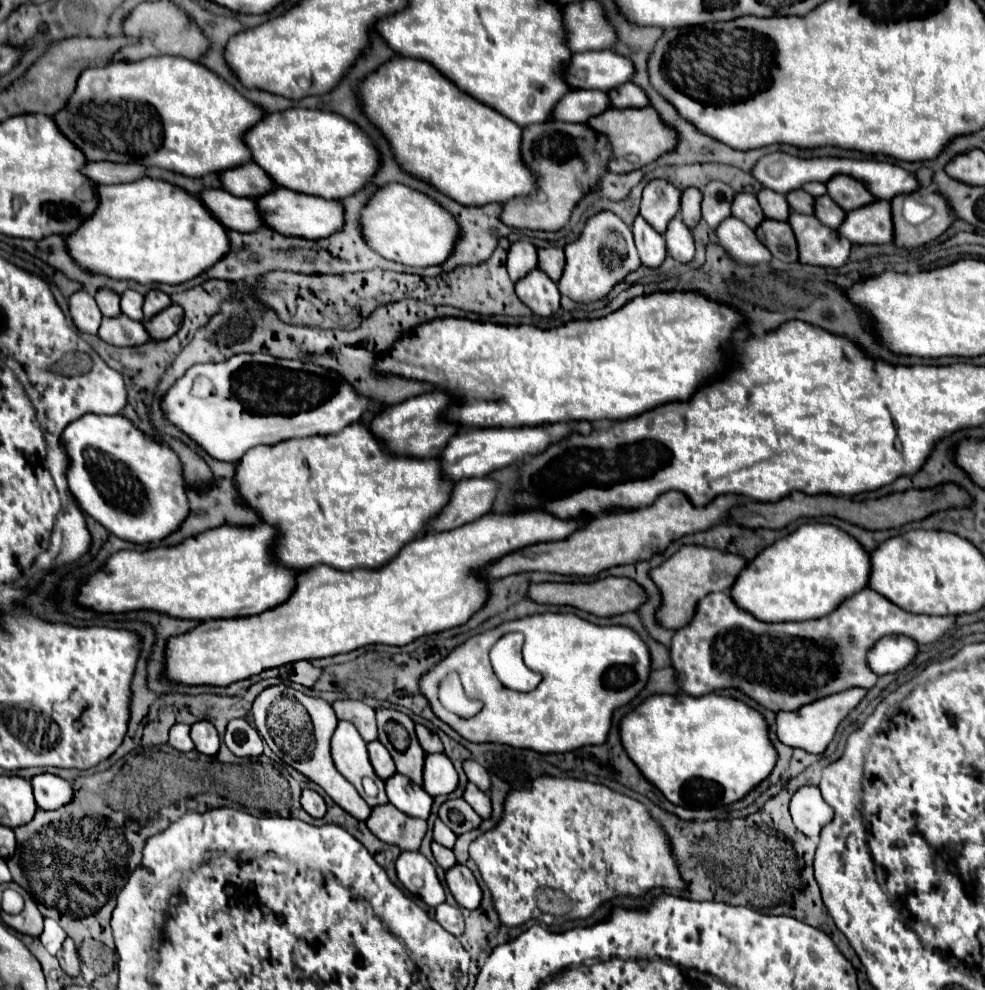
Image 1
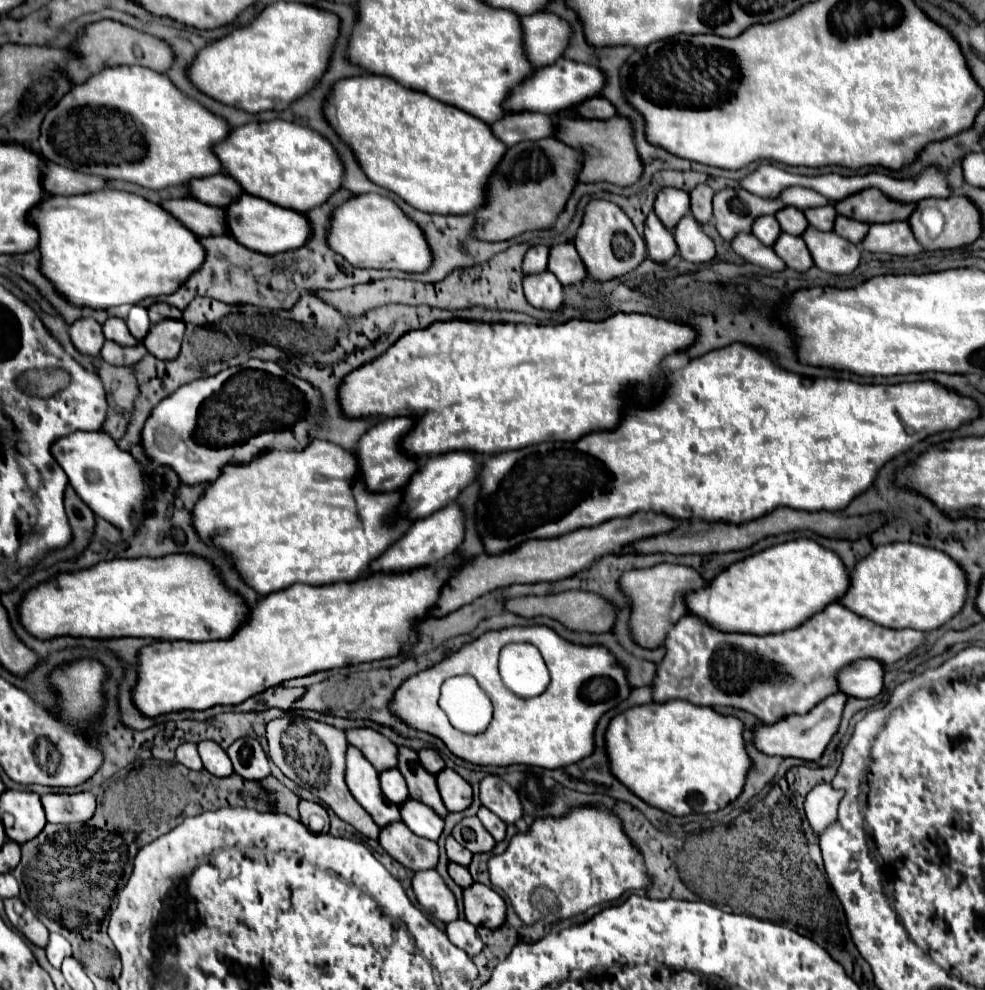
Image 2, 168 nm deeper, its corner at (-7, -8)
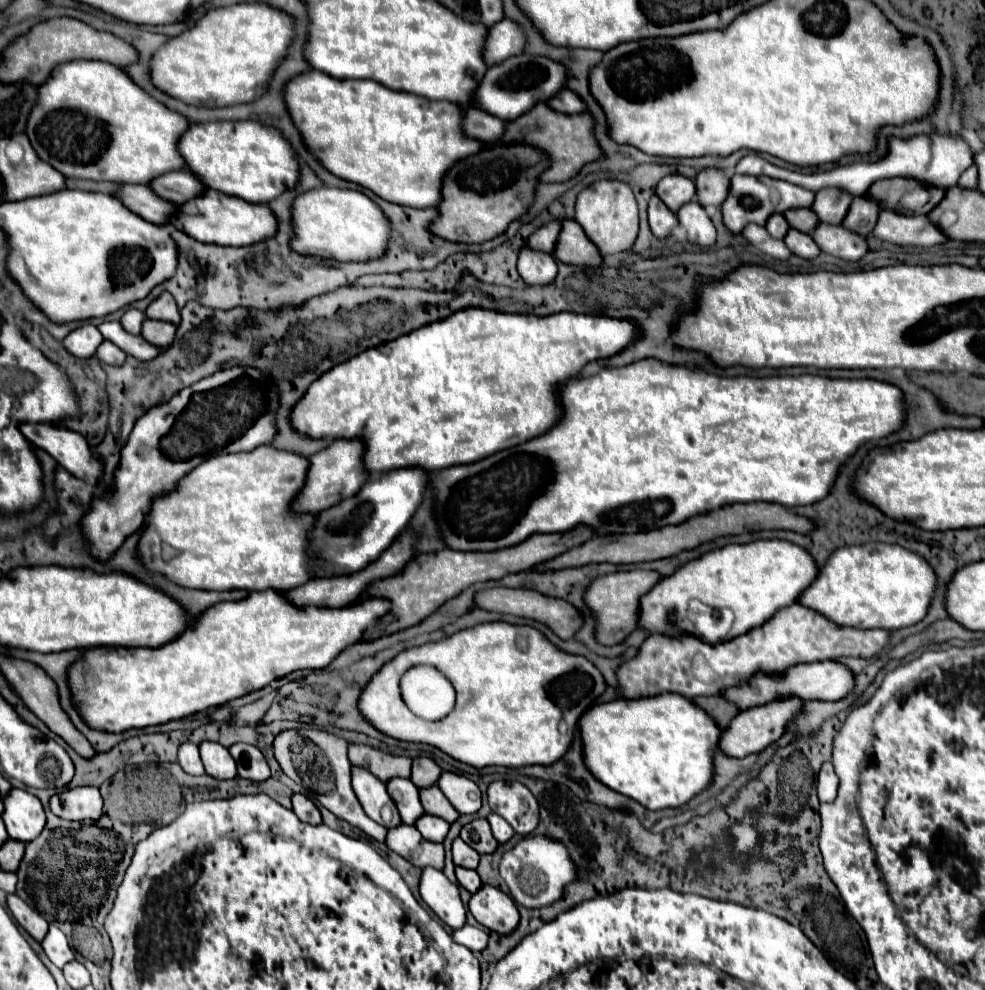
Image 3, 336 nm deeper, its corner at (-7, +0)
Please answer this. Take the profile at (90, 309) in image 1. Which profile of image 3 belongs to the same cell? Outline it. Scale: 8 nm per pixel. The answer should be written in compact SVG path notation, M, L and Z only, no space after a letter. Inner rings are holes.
M87 324L87 326L81 326L81 328L73 330L73 332L63 340L63 346L65 346L67 352L71 352L73 356L87 358L87 356L93 356L93 354L95 354L95 350L99 348L101 342L103 342L101 332L99 332L93 324Z

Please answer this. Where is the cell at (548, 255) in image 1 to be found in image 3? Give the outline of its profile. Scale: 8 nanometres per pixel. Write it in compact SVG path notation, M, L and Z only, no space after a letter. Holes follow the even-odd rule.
M565 220L553 256L575 266L599 266L603 256L575 220Z

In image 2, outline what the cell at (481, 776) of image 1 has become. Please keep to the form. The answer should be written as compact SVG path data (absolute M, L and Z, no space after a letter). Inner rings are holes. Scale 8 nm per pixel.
M489 774L481 780L479 798L481 798L483 806L487 806L491 812L495 812L507 824L517 822L523 814L517 792L495 774Z

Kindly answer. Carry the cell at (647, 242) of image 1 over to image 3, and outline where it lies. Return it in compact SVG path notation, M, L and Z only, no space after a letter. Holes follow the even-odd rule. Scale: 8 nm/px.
M653 196L649 202L649 224L657 238L665 238L671 234L671 228L677 224L677 214L671 212L659 196Z

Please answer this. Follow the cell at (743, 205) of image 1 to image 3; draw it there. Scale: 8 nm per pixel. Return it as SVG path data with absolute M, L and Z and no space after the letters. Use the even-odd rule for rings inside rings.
M775 214L775 216L771 216L769 220L767 220L767 232L771 234L771 236L775 236L775 238L785 238L785 234L787 234L787 230L789 230L789 224L787 224L787 220L781 216L781 214Z

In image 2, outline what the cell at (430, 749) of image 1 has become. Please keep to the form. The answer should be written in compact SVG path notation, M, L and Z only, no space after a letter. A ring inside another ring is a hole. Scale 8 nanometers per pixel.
M421 748L419 750L419 762L427 768L427 772L431 772L431 774L437 774L437 772L441 772L443 768L445 768L445 762L443 762L443 758L437 754L437 750L433 750L433 748Z

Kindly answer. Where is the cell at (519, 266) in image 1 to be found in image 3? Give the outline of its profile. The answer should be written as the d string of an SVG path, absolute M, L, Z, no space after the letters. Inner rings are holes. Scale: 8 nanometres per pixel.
M551 220L551 222L543 224L541 228L537 228L537 230L529 236L527 246L551 254L551 252L555 250L555 244L557 244L559 232L561 232L561 220Z

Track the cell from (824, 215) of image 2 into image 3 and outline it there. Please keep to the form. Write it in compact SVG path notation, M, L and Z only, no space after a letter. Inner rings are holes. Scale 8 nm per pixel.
M823 188L815 194L815 202L811 210L819 216L821 222L827 224L841 224L843 218L847 216L847 210L851 206L853 196L837 190L837 188Z

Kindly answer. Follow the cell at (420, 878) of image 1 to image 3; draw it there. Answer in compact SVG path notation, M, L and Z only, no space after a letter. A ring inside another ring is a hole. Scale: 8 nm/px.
M425 868L421 876L421 898L425 904L453 930L459 930L467 922L465 906L459 898L459 888L447 880L441 870Z

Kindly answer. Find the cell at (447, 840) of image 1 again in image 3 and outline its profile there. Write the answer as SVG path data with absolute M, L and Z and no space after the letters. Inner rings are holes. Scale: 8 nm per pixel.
M455 838L455 842L453 842L453 862L455 862L455 866L475 870L477 864L479 864L479 854L473 848L469 848L461 838Z

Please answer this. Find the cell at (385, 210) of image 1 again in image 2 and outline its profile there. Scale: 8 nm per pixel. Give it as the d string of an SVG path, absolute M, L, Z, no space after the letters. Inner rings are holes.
M359 194L347 200L343 206L339 206L331 220L329 244L335 252L345 256L357 268L395 268L403 272L427 272L433 260L431 246L427 244L427 238L423 236L423 230L419 228L419 224L407 218L405 212L391 198L381 194Z

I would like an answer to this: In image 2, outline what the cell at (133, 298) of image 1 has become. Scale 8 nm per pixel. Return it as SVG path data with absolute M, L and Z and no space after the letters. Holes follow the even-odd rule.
M135 304L127 316L127 326L129 326L129 332L137 338L137 340L143 340L143 336L149 332L151 328L151 322L149 322L149 316L147 316L147 308L141 306L141 304Z

